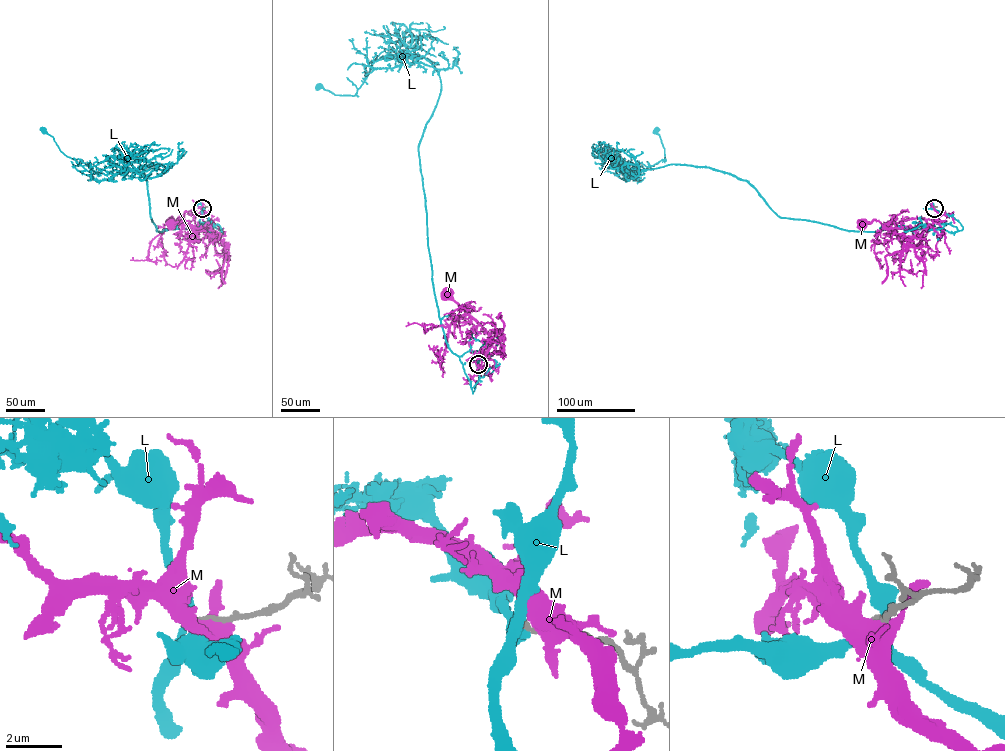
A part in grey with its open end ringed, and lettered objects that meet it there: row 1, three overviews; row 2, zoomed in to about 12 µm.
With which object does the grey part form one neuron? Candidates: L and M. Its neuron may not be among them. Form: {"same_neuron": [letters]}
{"same_neuron": []}

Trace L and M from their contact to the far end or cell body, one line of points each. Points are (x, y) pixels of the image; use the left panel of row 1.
L: (202, 208), (195, 232), (158, 231), (143, 170), (162, 164), (165, 169), (95, 172), (66, 156), (44, 130)
M: (203, 208), (209, 230), (215, 236), (190, 226), (188, 220), (172, 223)

